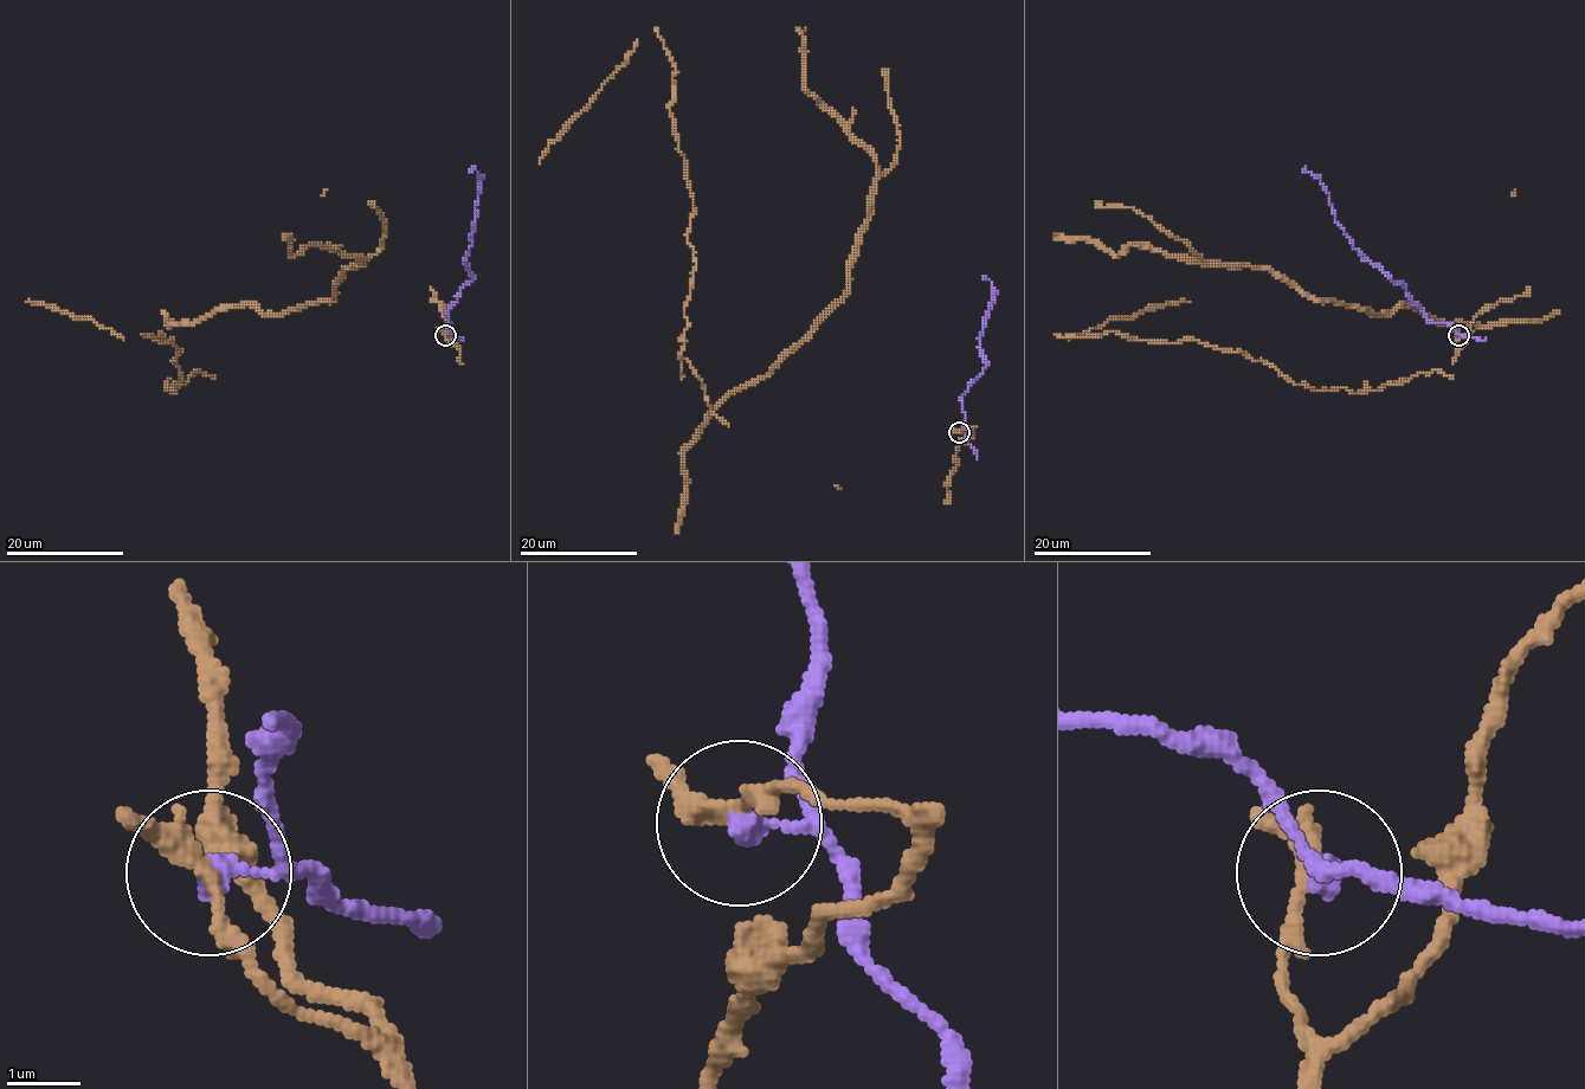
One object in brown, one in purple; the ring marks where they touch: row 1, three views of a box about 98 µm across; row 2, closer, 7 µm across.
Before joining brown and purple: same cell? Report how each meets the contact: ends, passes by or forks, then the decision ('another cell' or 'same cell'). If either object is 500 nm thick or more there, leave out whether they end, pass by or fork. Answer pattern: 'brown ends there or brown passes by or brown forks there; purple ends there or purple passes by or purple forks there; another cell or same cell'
brown passes by; purple passes by; another cell

